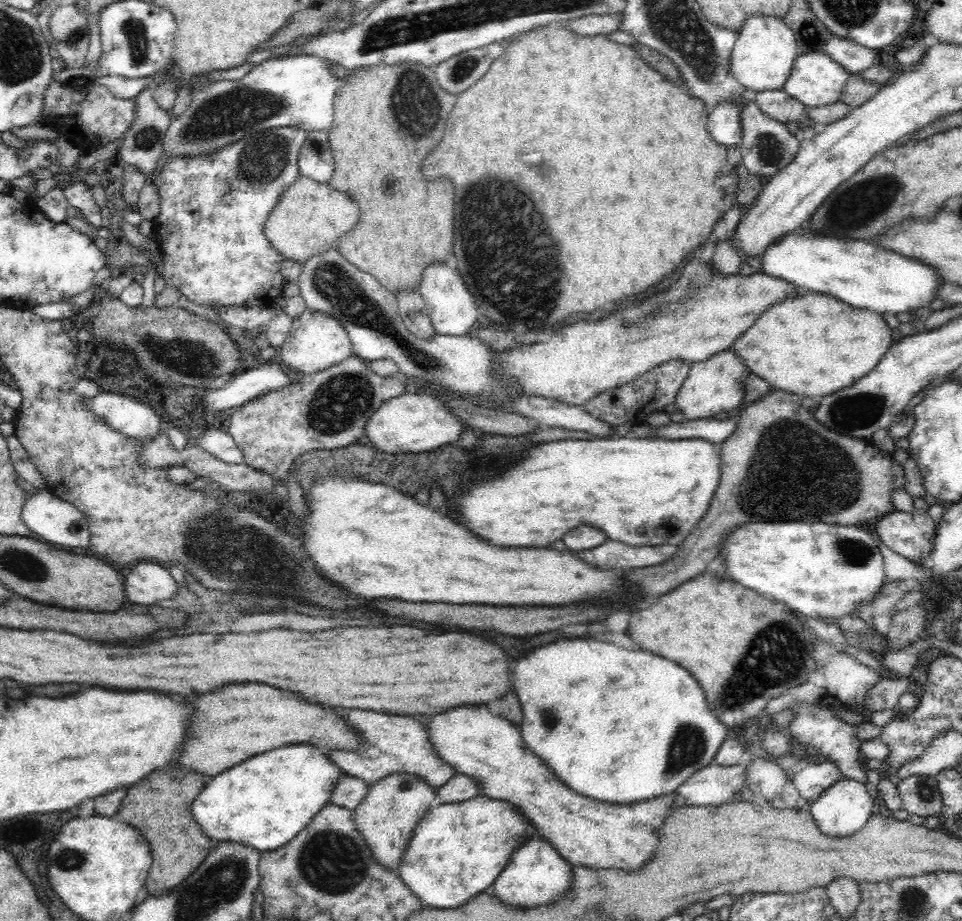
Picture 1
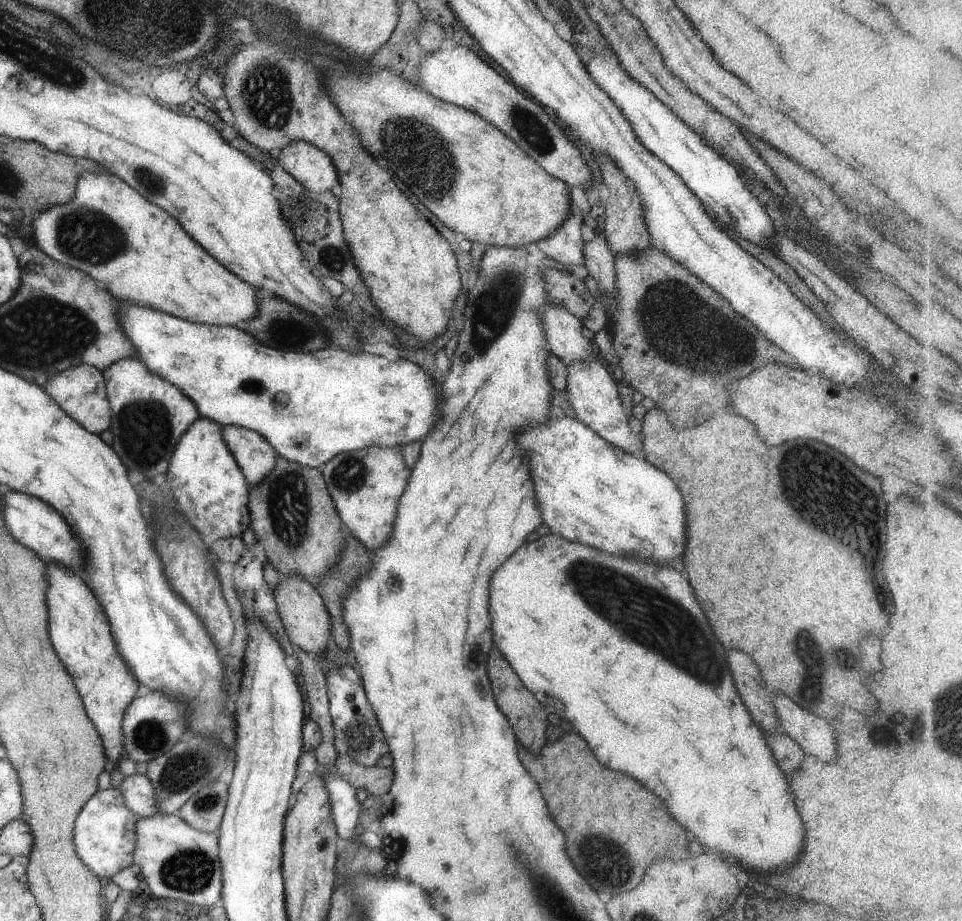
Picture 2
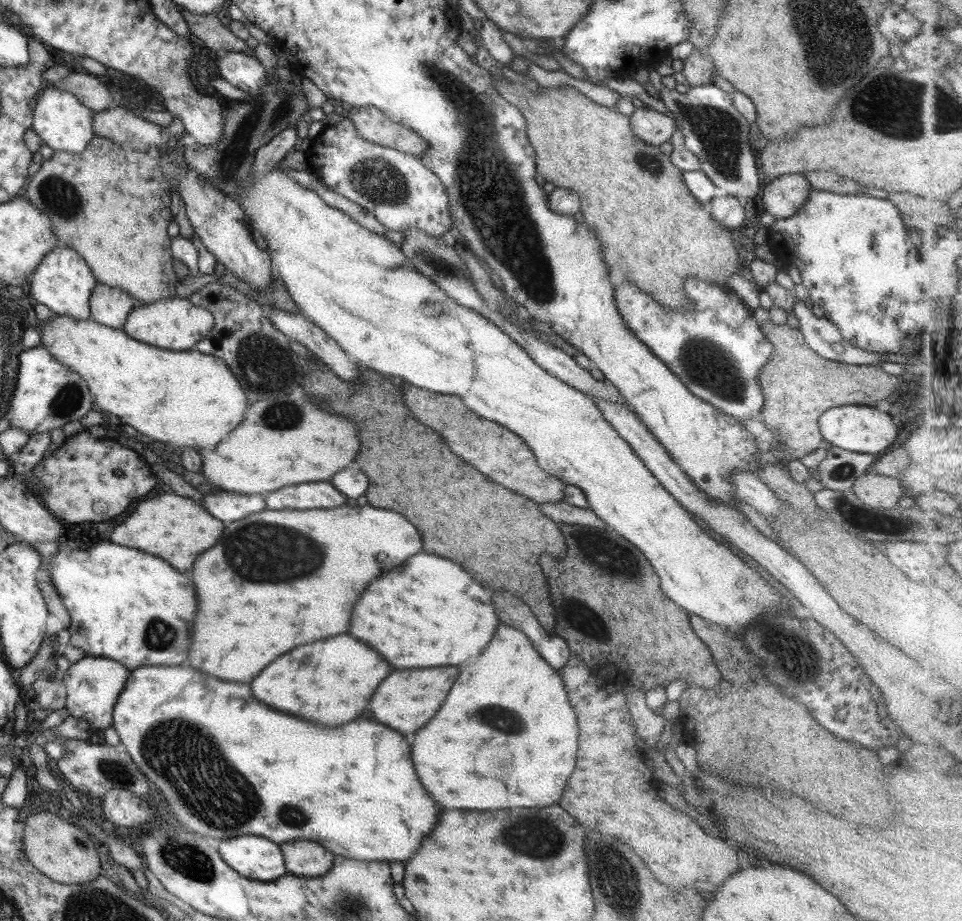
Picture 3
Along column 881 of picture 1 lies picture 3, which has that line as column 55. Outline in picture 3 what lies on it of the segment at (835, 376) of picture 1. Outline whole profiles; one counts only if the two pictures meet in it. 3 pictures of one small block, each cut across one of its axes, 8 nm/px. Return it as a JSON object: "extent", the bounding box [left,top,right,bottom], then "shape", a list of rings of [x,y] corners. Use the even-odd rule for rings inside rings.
{"extent":[33,314,250,452],"shape":[[[54,314],[48,322],[33,323],[42,338],[42,348],[46,348],[62,366],[68,366],[82,376],[94,402],[106,416],[122,418],[140,434],[164,442],[166,446],[176,446],[177,452],[185,448],[214,450],[216,444],[244,420],[250,405],[248,395],[222,358],[192,349],[164,350],[130,338],[123,329],[113,329],[91,319],[82,321]]]}

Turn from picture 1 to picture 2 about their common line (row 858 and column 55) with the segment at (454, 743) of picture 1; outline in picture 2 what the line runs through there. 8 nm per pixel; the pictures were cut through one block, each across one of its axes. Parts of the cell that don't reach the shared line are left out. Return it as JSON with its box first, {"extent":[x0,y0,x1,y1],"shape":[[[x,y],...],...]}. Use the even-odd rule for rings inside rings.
{"extent":[48,566,140,763],"shape":[[[48,566],[48,632],[56,654],[74,678],[74,684],[90,720],[100,733],[105,755],[109,762],[117,763],[125,756],[122,721],[128,705],[140,688],[131,668],[119,653],[111,626],[103,606],[80,576],[67,567]]]}

